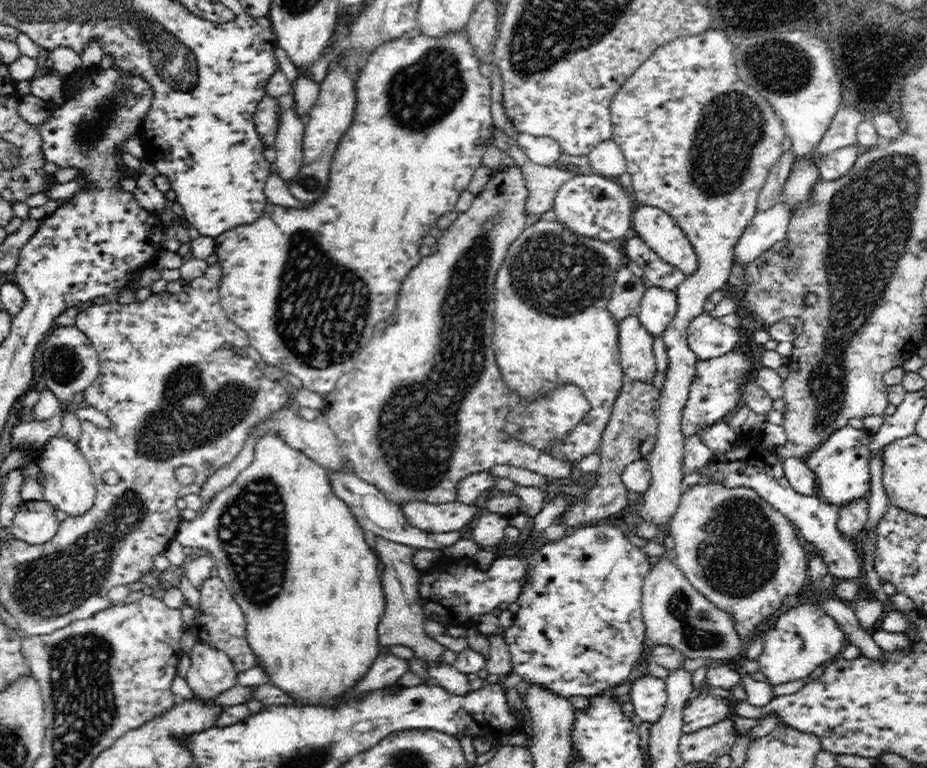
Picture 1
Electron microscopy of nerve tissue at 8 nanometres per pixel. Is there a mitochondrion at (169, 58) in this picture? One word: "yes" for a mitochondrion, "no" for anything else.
yes

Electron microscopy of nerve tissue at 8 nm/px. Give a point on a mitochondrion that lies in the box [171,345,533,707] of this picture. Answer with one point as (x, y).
(254, 524)

